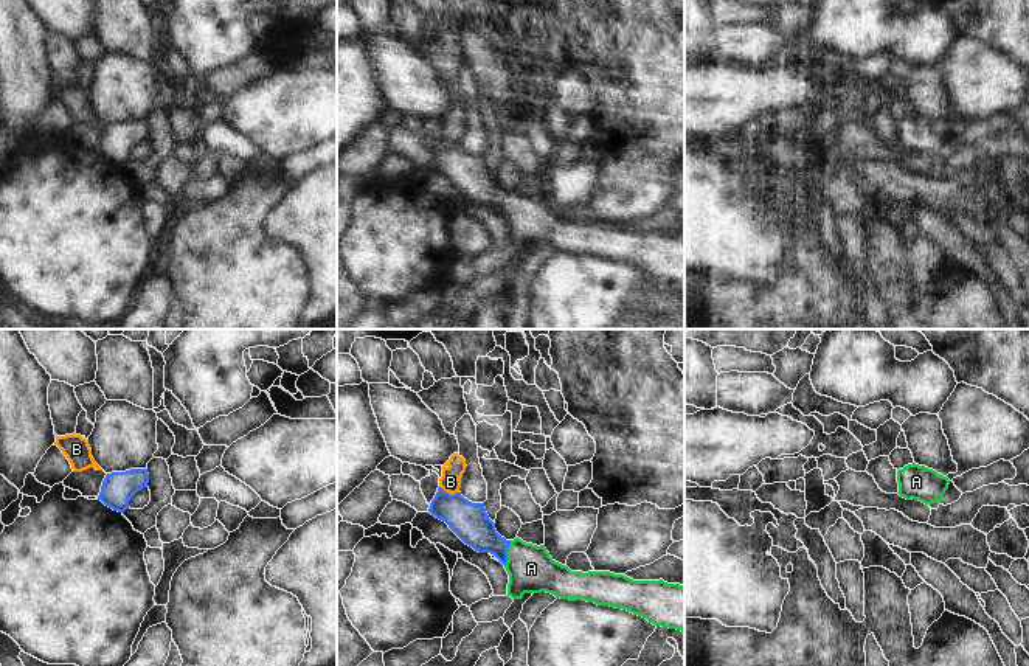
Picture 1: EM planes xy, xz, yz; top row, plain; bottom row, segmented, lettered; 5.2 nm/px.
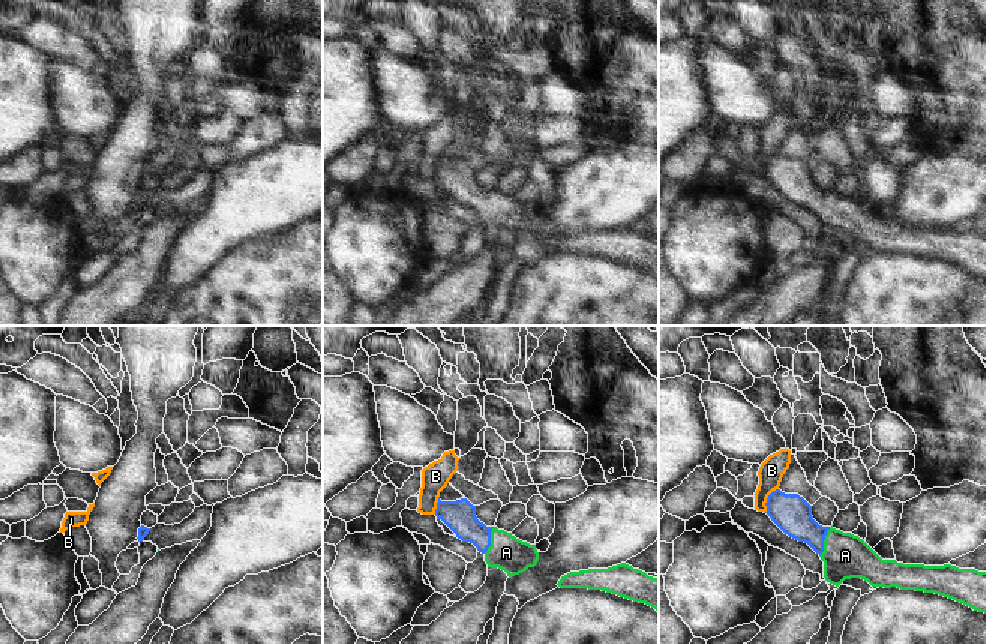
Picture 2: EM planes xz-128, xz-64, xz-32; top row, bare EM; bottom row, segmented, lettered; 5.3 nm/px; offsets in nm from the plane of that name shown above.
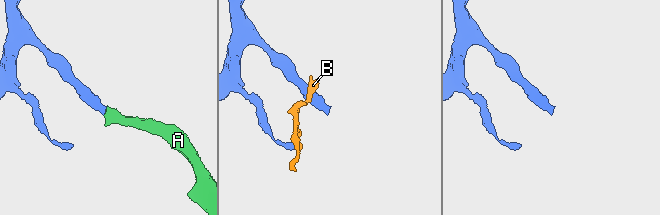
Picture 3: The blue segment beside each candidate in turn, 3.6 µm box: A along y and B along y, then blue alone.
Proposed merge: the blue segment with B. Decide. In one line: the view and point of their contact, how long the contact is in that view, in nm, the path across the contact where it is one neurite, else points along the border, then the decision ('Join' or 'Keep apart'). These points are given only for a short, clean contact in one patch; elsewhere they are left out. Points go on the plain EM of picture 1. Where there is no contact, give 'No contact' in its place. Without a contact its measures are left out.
Touches blue at xz (447, 145). Shared border 110 nm. Boundary: xz (440, 137), (450, 146), (458, 145). Keep apart

